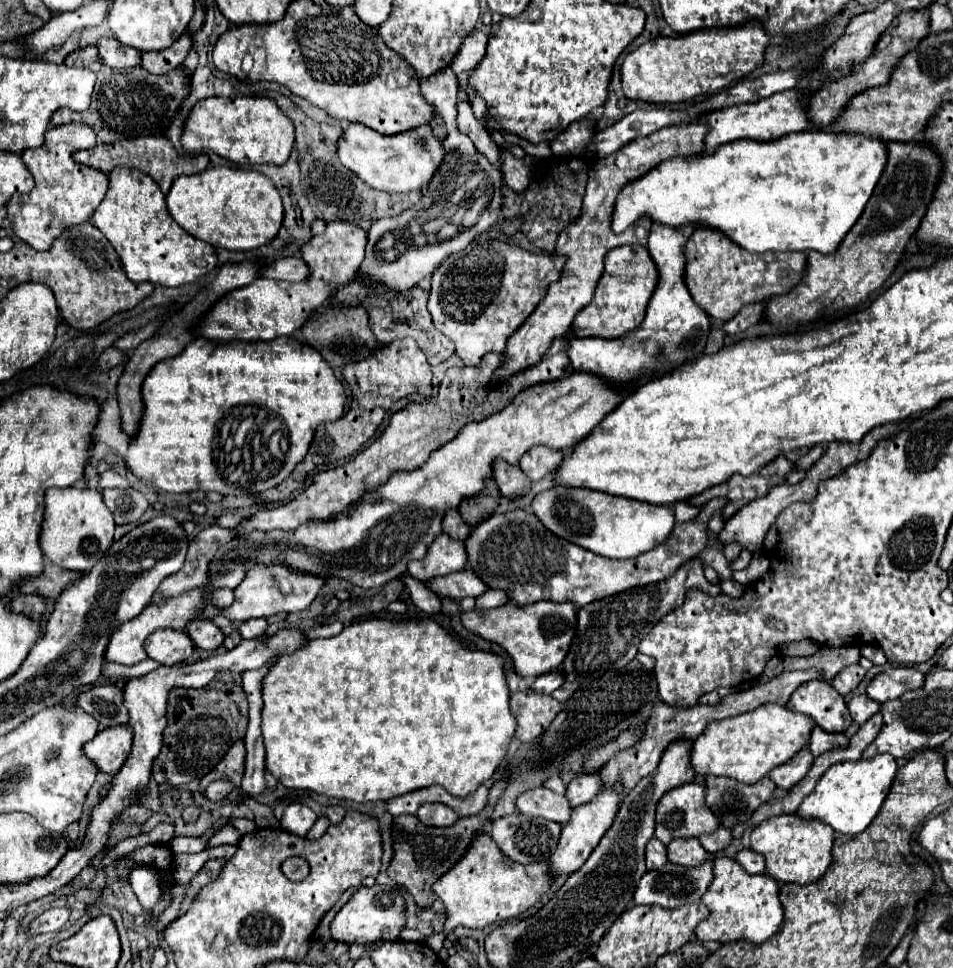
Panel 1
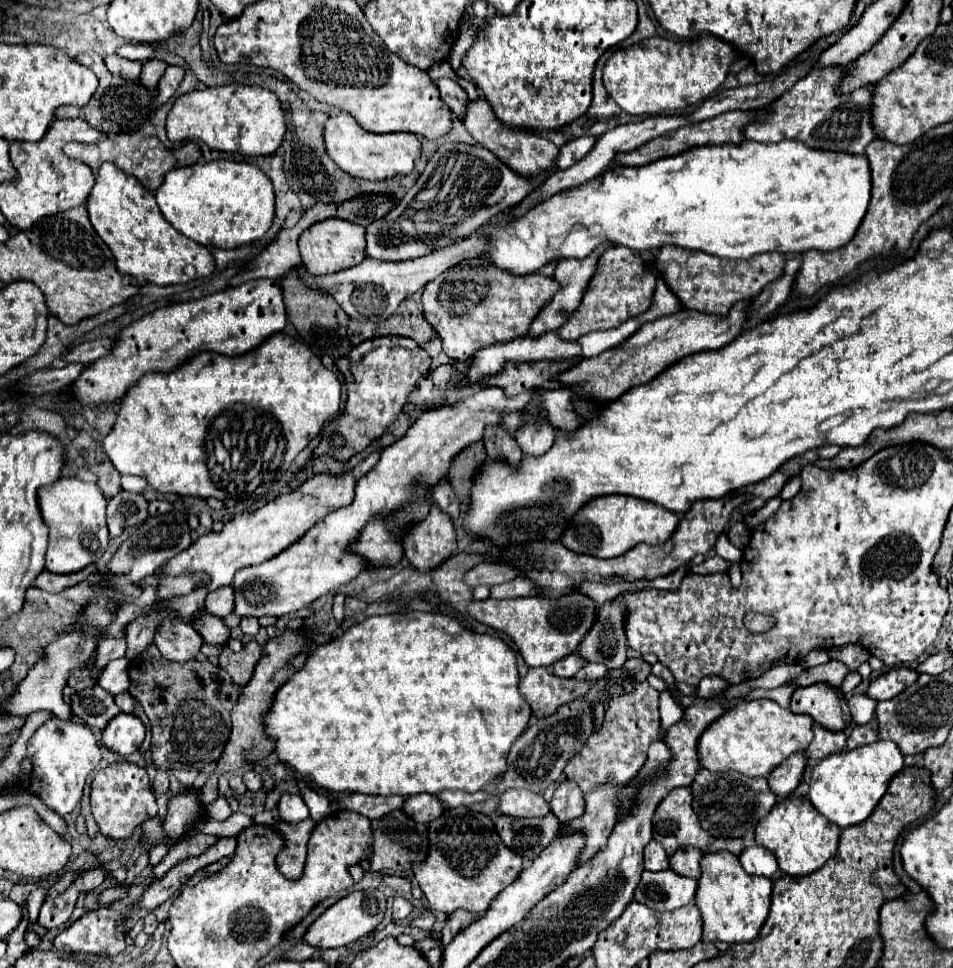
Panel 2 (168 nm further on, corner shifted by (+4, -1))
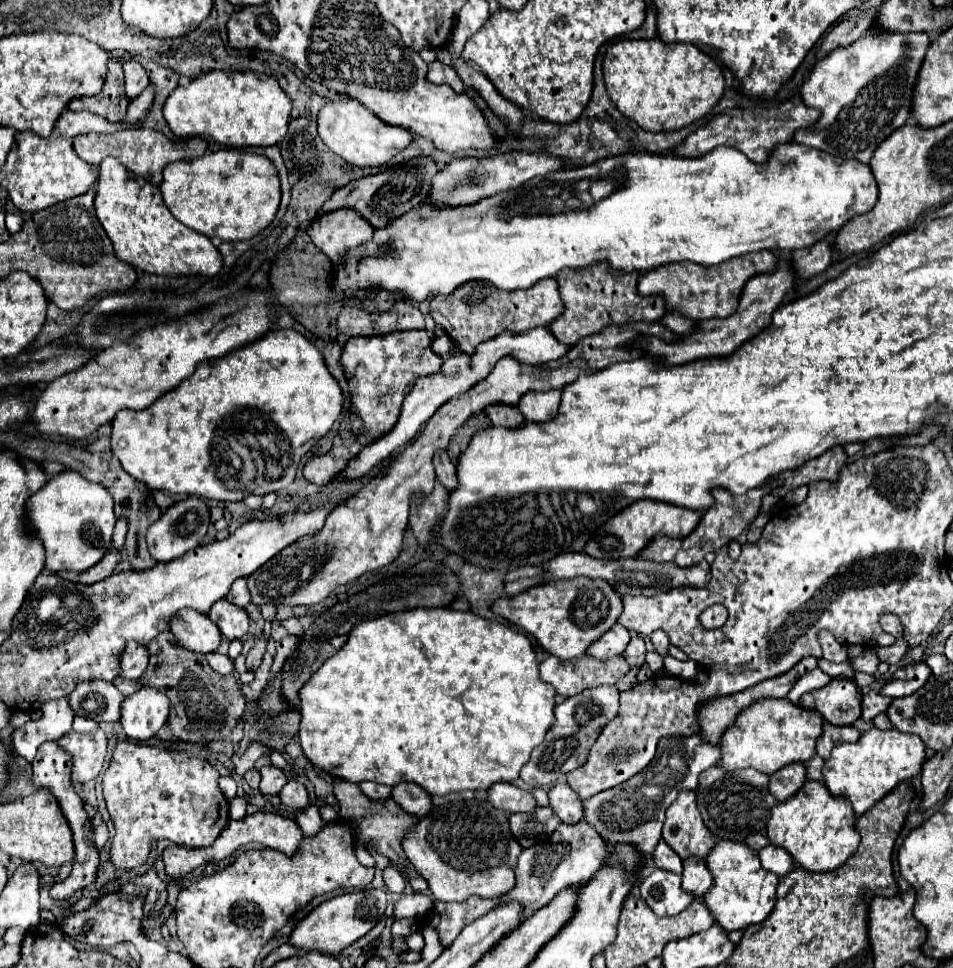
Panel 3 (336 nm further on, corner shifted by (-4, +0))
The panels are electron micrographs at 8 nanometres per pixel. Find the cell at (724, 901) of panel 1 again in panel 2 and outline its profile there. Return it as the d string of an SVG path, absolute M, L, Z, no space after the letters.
M728 851L706 853L700 865L702 877L698 879L696 907L700 909L704 921L702 941L742 943L756 939L770 911L772 881L768 877L748 875L738 863L738 857Z

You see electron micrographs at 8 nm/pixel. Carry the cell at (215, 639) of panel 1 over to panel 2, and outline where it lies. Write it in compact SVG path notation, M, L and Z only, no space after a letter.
M210 613L196 619L194 629L202 635L204 643L208 645L226 645L226 641L230 639L230 629L224 625L224 621Z

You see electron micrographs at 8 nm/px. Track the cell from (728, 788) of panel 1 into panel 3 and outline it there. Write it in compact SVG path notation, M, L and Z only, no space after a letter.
M712 766L700 774L700 784L696 788L698 810L702 812L704 824L718 840L744 842L746 836L766 830L770 810L776 804L774 796L768 792L768 776L754 770L722 770L722 766Z

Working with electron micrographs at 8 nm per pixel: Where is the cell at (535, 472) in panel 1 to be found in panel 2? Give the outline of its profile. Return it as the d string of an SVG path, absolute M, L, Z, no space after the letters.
M546 423L528 425L516 433L516 441L518 441L522 453L530 455L530 457L540 457L546 451L550 451L554 439L556 439L556 431L552 427L548 427Z

